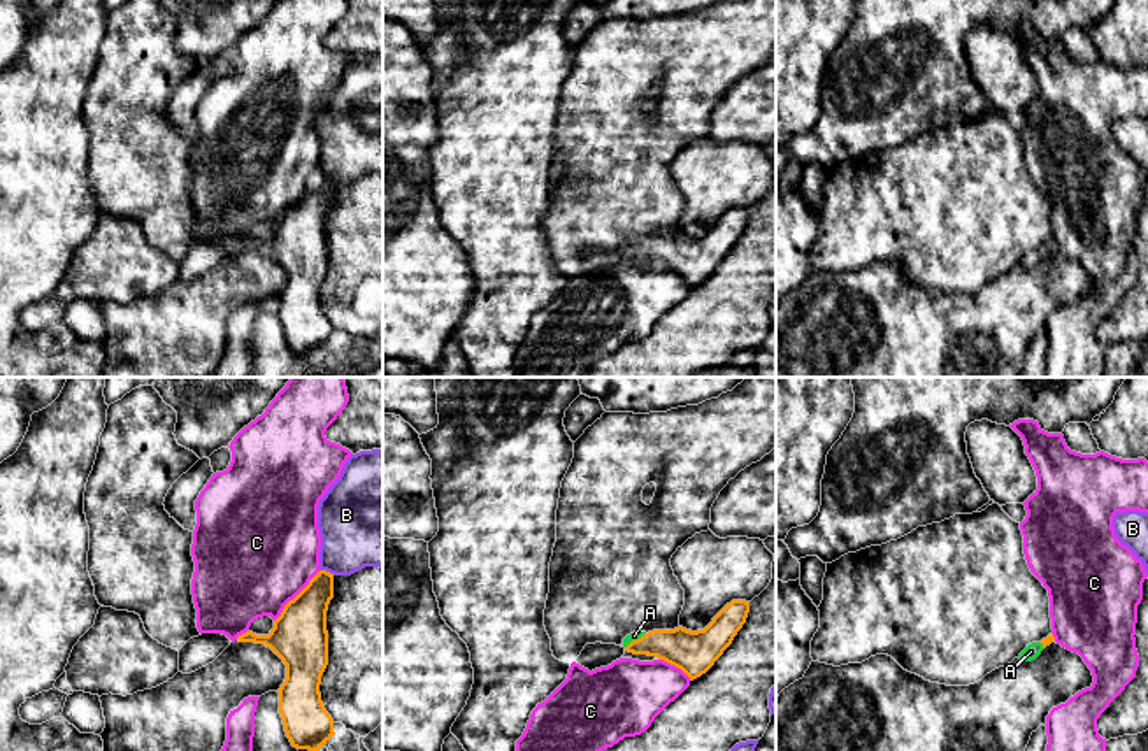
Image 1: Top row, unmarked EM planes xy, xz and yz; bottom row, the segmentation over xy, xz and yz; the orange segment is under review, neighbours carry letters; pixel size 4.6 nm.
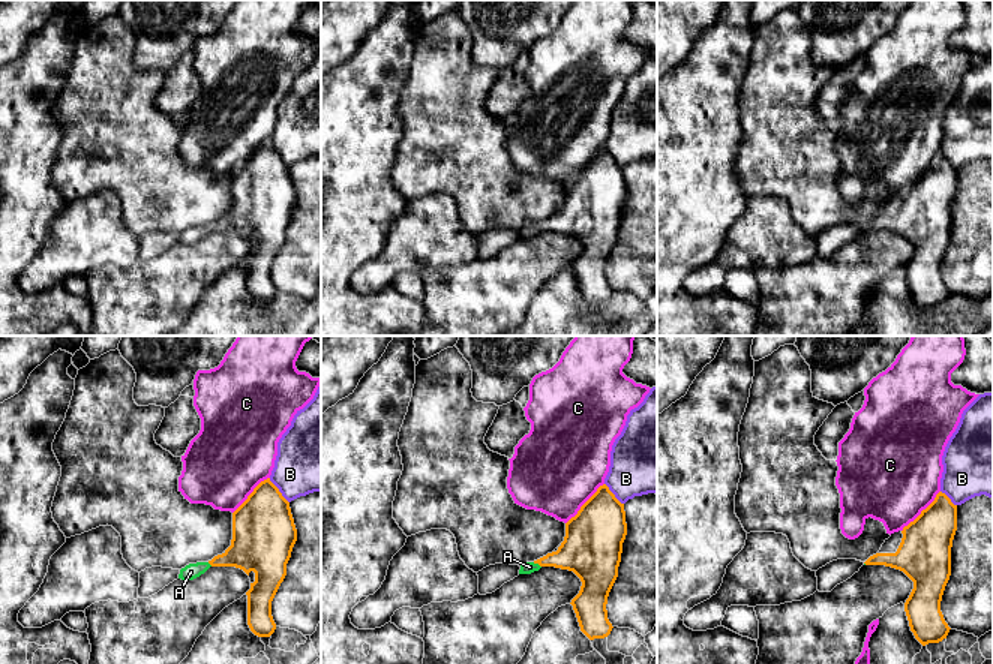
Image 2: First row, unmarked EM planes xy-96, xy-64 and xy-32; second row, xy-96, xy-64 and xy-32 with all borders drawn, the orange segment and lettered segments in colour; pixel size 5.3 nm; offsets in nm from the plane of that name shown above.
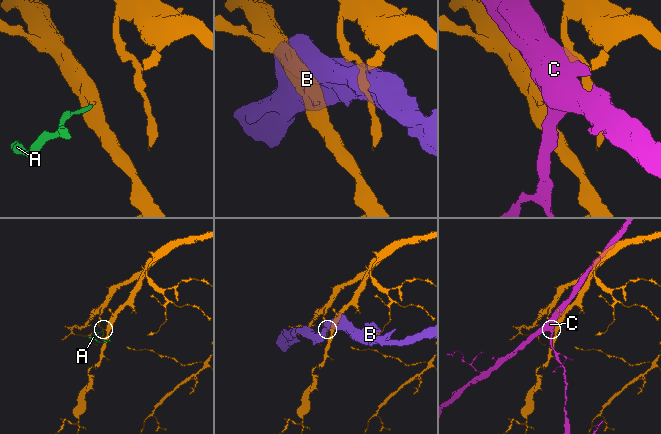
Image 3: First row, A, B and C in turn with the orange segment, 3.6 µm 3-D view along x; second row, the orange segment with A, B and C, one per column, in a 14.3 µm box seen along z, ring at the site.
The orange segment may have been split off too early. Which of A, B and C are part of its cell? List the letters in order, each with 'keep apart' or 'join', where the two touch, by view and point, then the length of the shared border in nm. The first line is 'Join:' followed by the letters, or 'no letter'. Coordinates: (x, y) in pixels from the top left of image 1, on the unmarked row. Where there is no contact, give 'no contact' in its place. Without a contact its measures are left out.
Join: A
A: join; meets orange in xz at (634, 248); contact 120 nm long
B: keep apart; meets orange in xy at (325, 178); contact 80 nm long
C: keep apart; meets orange in xy at (295, 204); contact 320 nm long

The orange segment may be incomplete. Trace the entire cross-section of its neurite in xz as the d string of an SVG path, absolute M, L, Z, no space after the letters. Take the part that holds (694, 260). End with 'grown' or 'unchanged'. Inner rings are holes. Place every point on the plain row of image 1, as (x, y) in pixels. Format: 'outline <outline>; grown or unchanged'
outline M732 207L704 237L634 239L623 246L623 254L634 261L657 263L681 275L690 288L706 281L723 258L732 251L737 239L746 230L750 209Z; grown

